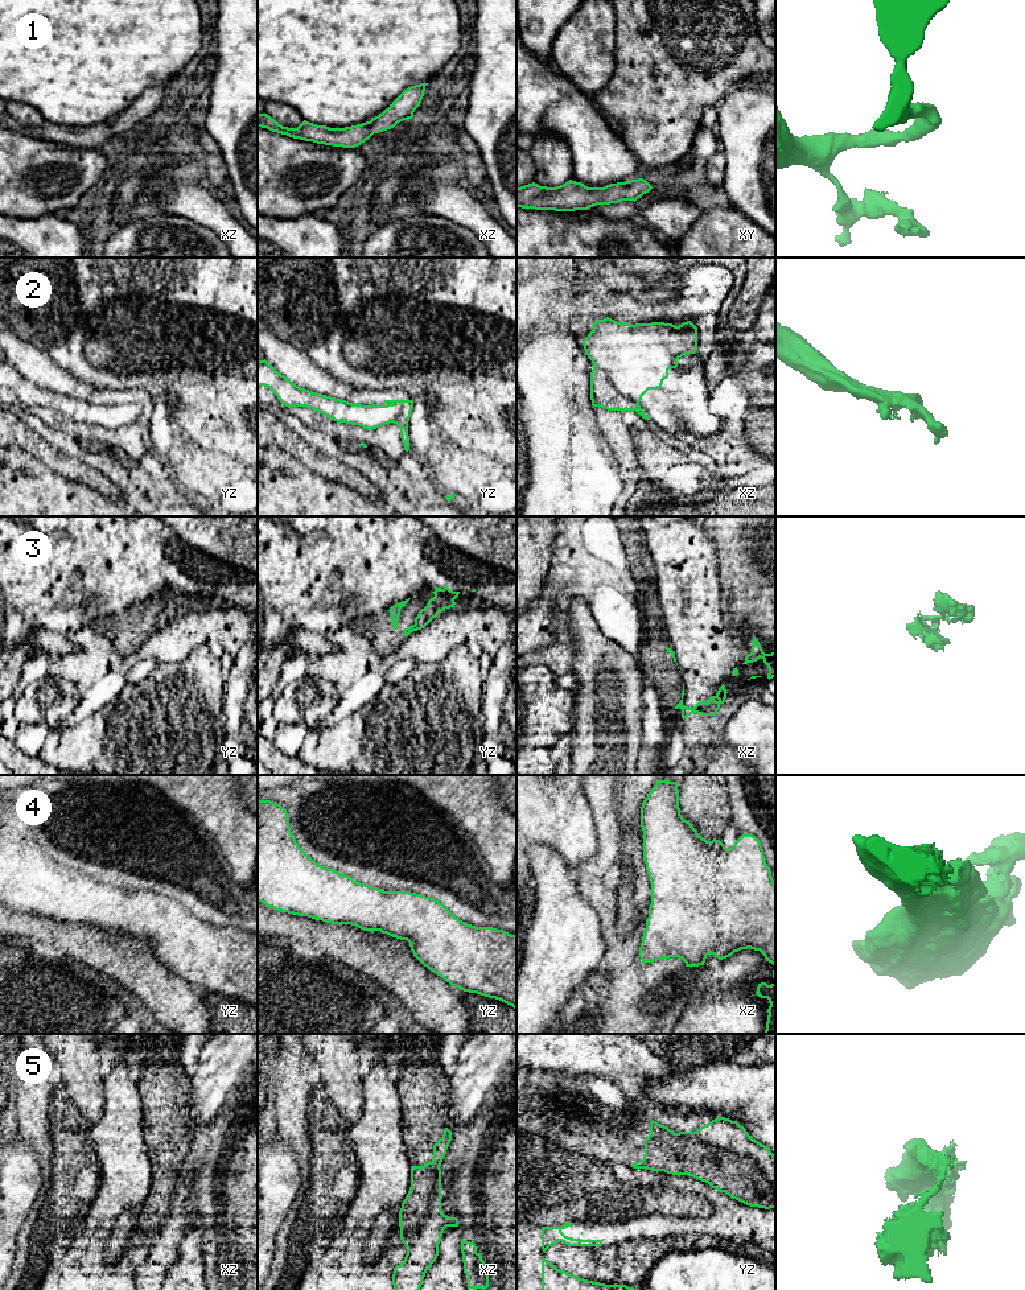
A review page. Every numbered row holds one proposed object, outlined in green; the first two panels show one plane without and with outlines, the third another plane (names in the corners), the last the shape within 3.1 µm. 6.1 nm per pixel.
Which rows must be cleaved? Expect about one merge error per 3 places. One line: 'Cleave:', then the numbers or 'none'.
Cleave: 2, 3

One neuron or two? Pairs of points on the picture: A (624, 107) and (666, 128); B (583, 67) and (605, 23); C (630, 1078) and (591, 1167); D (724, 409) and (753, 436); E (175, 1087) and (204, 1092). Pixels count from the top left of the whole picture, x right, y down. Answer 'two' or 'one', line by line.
A: one
B: one
C: two
D: one
E: two

